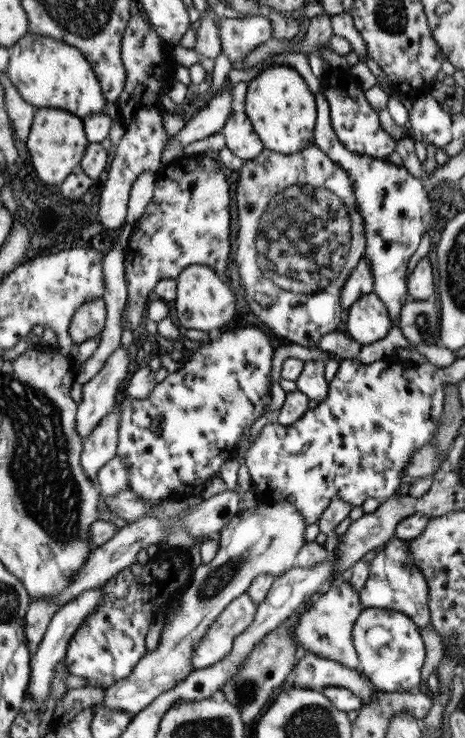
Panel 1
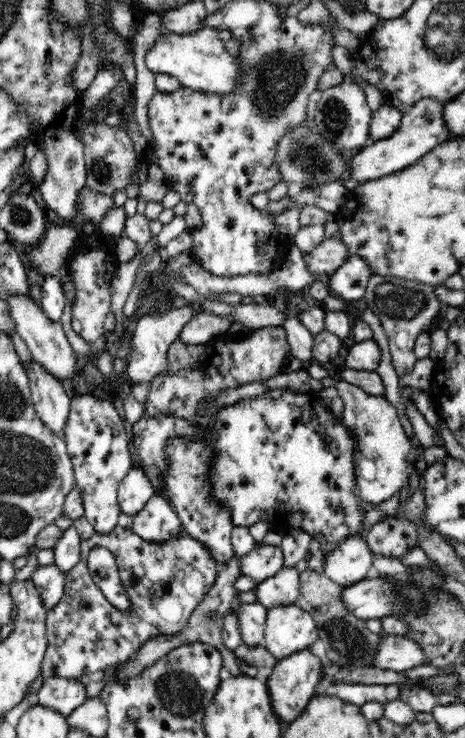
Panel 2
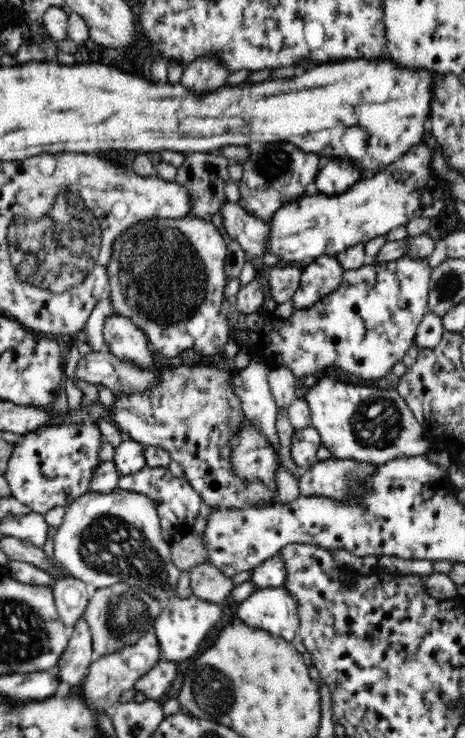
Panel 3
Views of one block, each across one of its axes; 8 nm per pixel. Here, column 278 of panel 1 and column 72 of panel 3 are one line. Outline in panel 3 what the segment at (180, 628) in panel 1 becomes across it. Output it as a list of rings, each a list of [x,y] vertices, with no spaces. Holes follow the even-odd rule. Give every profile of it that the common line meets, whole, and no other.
[[[120,487],[110,492],[88,491],[67,507],[63,523],[52,533],[55,560],[64,564],[70,576],[94,588],[106,588],[124,582],[145,590],[164,604],[173,599],[180,574],[172,565],[172,555],[160,531],[160,518],[150,498]]]

